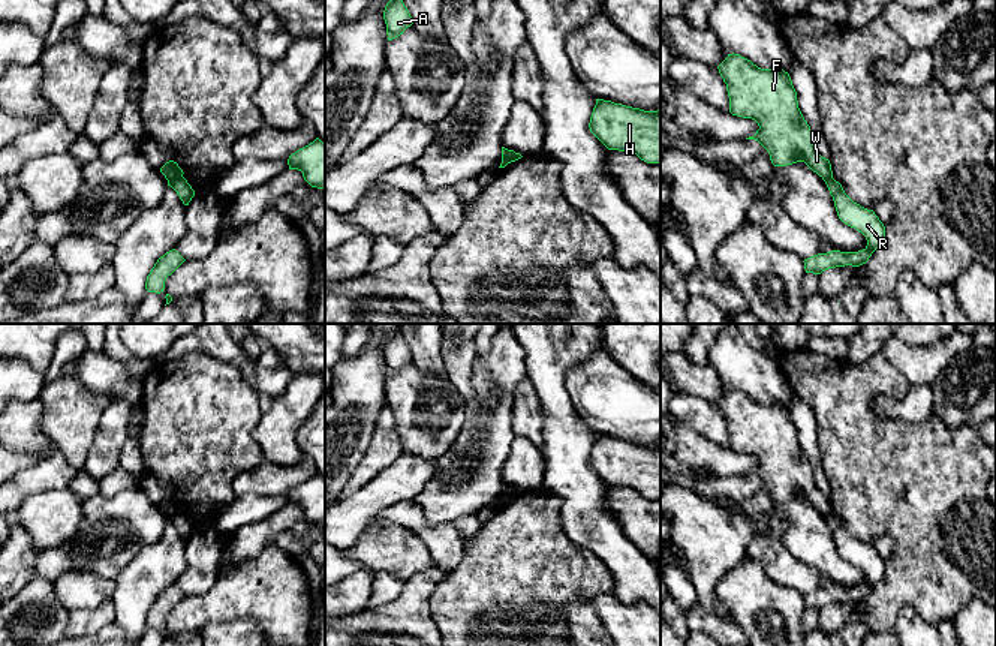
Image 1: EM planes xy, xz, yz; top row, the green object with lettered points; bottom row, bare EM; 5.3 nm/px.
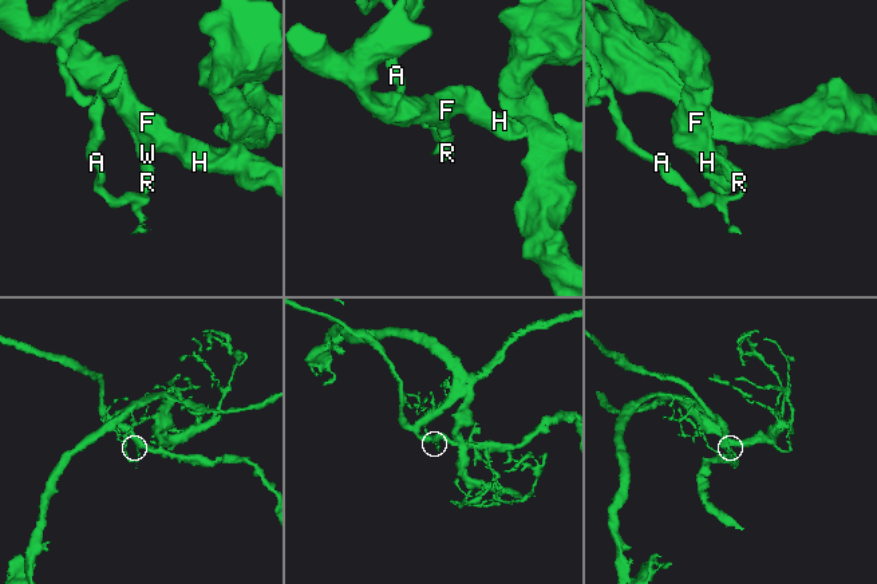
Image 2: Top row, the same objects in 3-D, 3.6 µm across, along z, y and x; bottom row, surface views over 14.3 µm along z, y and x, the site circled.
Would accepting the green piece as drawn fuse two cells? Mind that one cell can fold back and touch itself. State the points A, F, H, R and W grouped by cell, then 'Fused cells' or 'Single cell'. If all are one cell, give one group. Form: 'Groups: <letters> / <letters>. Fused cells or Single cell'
Groups: A R / F H W. Fused cells

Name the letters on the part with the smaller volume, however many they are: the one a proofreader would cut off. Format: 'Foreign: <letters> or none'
Foreign: A, R

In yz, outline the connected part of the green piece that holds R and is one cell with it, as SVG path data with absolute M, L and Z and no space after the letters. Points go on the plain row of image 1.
M834 514L825 517L830 531L833 532L834 543L839 555L861 568L867 582L858 588L840 588L831 586L827 589L818 589L804 595L806 609L821 610L828 604L836 603L860 603L869 597L872 589L882 580L885 574L885 562L875 550L873 546L867 546L860 540L854 538L843 526L842 520Z

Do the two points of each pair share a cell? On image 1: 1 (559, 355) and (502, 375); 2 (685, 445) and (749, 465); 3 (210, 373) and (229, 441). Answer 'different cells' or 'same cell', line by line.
1: different cells
2: same cell
3: same cell

